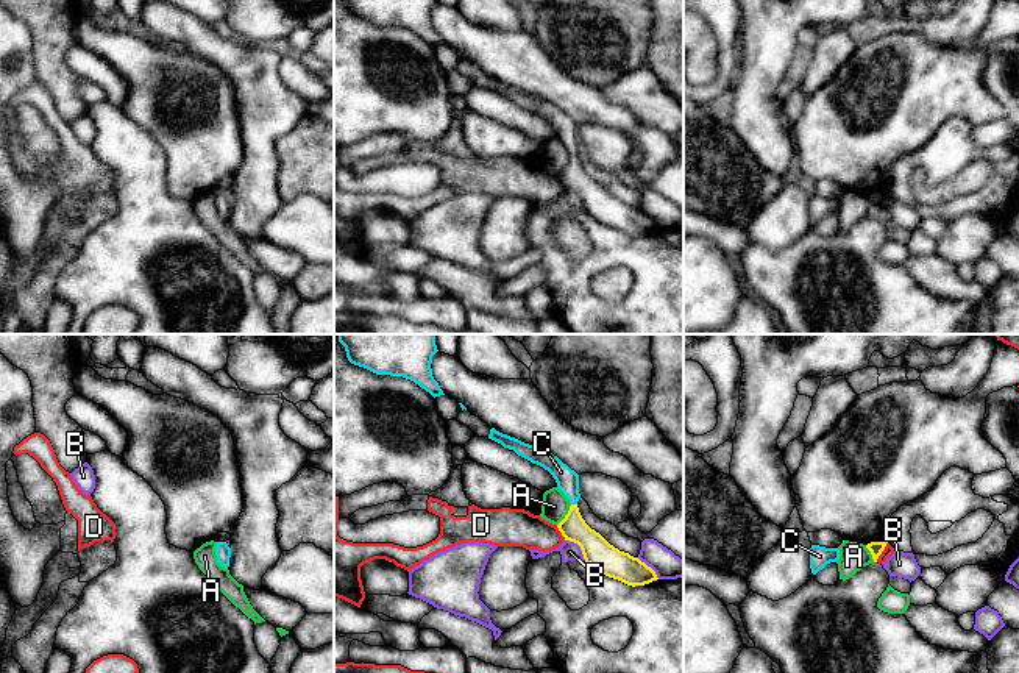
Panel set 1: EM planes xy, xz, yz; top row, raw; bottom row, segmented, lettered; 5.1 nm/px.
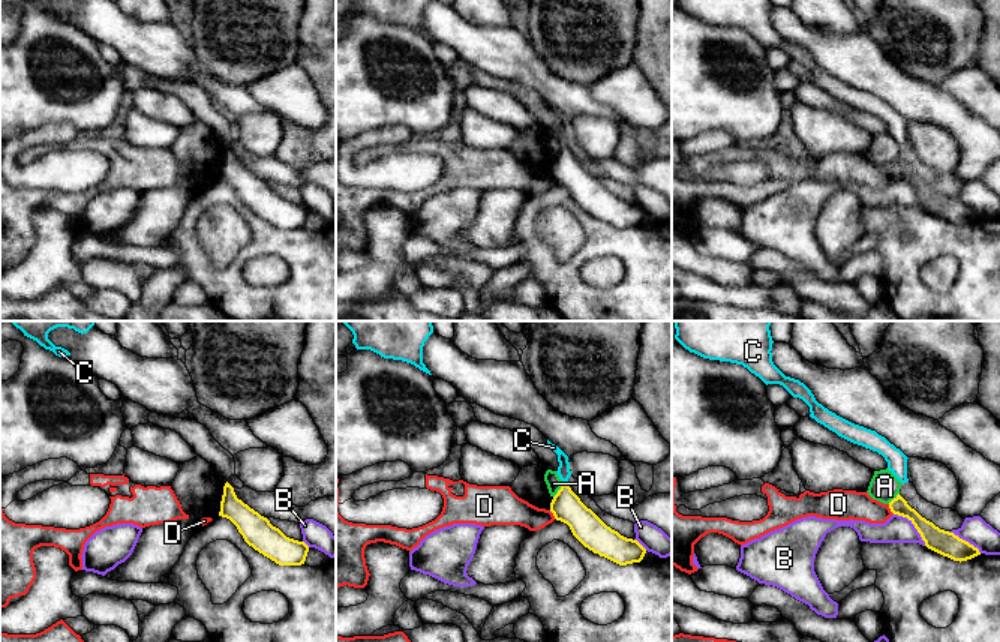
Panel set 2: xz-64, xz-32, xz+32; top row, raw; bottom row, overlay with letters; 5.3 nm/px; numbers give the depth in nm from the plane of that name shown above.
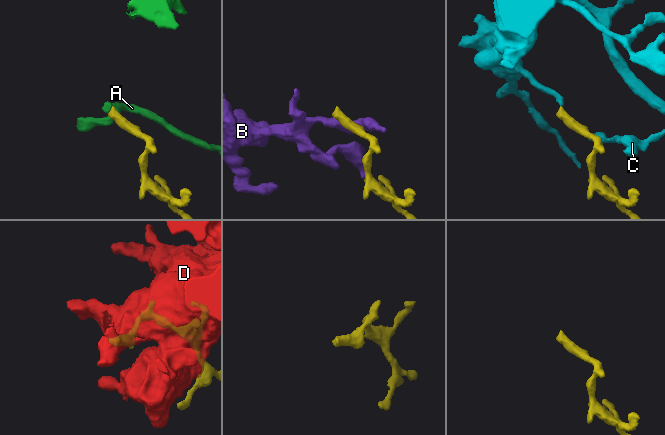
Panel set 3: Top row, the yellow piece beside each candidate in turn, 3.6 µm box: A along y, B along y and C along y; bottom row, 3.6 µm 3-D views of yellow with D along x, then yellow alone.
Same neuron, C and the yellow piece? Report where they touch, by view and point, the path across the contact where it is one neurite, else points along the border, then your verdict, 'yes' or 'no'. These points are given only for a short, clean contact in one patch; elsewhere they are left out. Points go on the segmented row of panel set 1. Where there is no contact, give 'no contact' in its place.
contact xz (575, 505); way xz (595, 548), (575, 527), (575, 505), (567, 480); yes

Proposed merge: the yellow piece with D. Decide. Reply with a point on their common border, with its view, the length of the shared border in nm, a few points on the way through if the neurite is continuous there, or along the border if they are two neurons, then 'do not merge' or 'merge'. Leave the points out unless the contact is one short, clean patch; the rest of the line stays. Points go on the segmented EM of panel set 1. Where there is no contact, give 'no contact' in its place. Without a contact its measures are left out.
yz (882, 550) | 120 nm | along yz (887, 542), (876, 561) | do not merge

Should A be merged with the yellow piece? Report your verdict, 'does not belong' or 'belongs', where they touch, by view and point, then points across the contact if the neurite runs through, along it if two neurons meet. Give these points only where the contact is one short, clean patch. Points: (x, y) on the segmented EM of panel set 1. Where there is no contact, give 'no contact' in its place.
does not belong; meets yellow in xz at (565, 516); border along xz (571, 505), (557, 525)

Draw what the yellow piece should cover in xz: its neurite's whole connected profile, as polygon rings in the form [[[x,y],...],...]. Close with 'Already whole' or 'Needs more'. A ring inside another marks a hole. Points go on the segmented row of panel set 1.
[[[490,429],[488,439],[513,450],[518,456],[548,470],[557,482],[557,487],[570,500],[571,506],[565,518],[557,525],[565,540],[581,547],[584,559],[599,573],[618,579],[627,586],[644,586],[657,581],[655,572],[629,553],[620,551],[610,545],[599,532],[591,529],[582,518],[577,501],[579,475],[549,451],[524,443],[515,437]]]. Needs more

